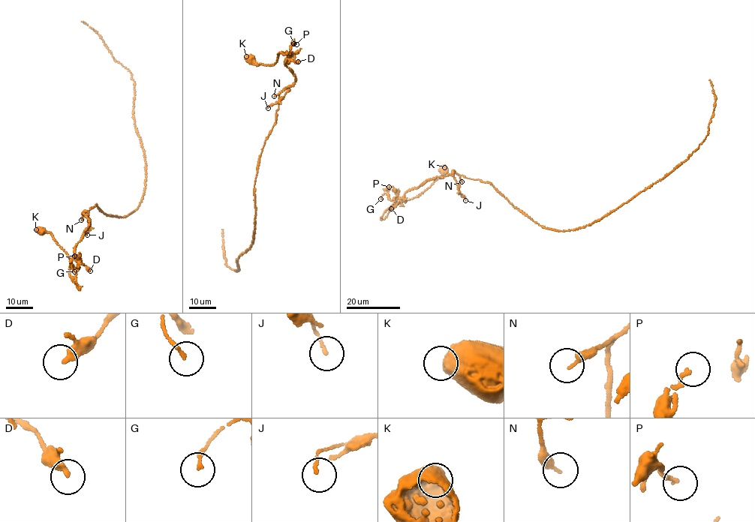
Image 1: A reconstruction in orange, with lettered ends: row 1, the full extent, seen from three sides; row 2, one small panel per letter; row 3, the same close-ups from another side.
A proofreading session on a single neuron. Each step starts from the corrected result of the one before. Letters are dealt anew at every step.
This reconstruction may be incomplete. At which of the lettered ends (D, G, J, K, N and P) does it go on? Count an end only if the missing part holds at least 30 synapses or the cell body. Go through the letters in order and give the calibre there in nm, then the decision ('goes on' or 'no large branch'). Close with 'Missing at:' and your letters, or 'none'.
D: 220 nm thick; no large branch
G: 150 nm thick; no large branch
J: 100 nm thick; no large branch
K: 900 nm thick; no large branch
N: 280 nm thick; no large branch
P: 160 nm thick; no large branch
Missing at: none

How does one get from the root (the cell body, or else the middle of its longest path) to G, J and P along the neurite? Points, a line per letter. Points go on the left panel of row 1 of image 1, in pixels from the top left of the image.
G: (114, 216), (96, 205), (82, 214), (88, 225), (75, 246), (79, 265), (71, 265), (74, 271)
J: (114, 216), (103, 214), (96, 205), (85, 211), (90, 226), (85, 232), (87, 235)
P: (114, 216), (103, 214), (96, 205), (82, 214), (88, 225), (75, 246), (76, 268), (72, 264), (74, 256)

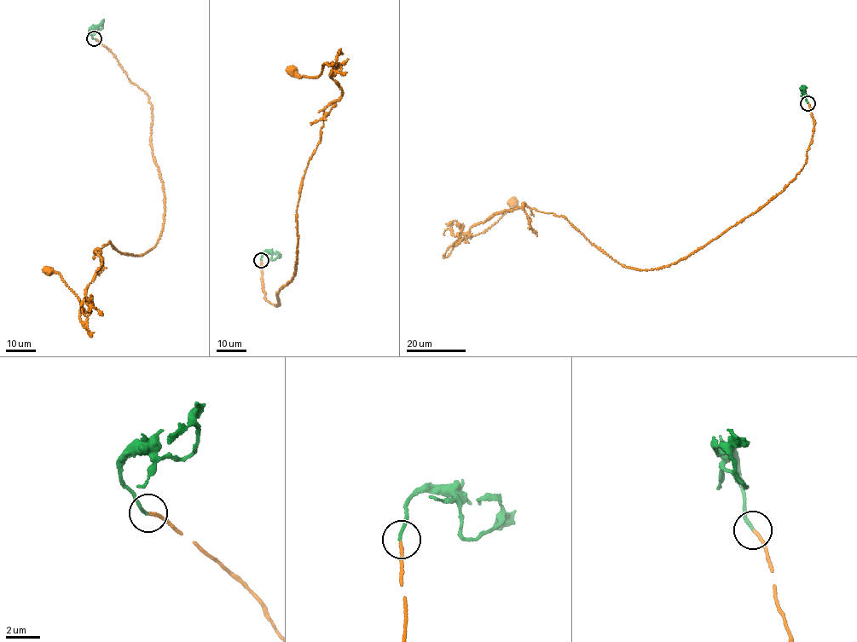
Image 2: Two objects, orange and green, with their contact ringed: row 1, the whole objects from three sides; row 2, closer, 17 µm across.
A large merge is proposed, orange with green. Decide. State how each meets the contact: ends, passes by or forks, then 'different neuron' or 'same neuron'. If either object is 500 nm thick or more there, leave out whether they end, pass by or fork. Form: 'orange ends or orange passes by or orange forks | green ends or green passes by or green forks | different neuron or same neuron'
orange ends | green ends | same neuron

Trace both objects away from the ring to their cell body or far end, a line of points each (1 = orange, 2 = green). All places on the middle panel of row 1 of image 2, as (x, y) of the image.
1: (261, 260), (276, 307), (323, 109), (342, 91), (332, 62), (316, 77), (287, 67)
2: (261, 260), (265, 251), (277, 253), (279, 257)

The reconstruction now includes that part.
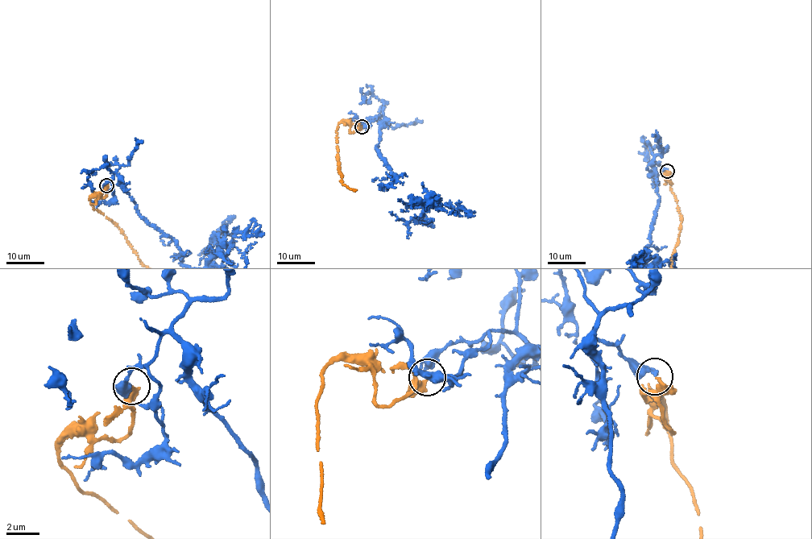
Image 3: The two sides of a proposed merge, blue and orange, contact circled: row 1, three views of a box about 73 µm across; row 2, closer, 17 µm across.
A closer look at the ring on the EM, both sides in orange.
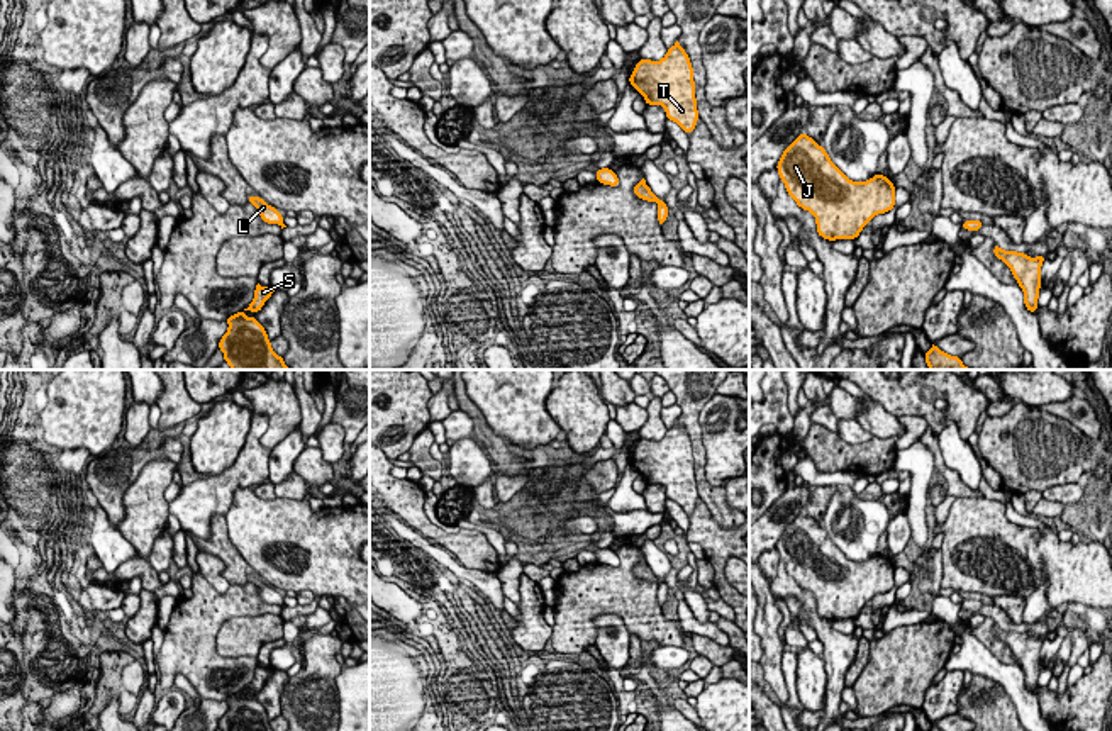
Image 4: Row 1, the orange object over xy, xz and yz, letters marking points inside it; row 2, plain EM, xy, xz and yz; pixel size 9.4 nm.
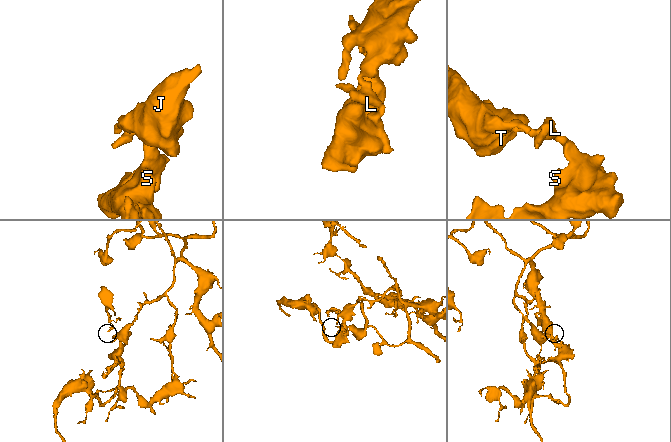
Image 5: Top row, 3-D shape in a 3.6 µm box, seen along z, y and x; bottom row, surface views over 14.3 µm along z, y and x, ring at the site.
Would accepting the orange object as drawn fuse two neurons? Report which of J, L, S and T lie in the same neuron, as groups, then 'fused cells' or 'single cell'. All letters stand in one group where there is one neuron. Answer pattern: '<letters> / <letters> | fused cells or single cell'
J L T / S | fused cells

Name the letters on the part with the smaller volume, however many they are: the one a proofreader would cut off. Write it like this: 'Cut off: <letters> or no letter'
Cut off: S

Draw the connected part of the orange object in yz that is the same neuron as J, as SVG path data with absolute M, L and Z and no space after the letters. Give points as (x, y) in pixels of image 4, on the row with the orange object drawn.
M805 132L798 134L783 151L776 165L780 180L788 195L803 210L815 217L817 234L827 241L856 239L863 227L878 214L887 214L895 207L895 185L881 173L868 181L851 181Z

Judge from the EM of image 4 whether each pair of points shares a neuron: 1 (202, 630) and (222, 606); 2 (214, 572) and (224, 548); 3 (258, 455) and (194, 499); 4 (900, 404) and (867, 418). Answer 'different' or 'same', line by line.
1: same
2: different
3: same
4: different

